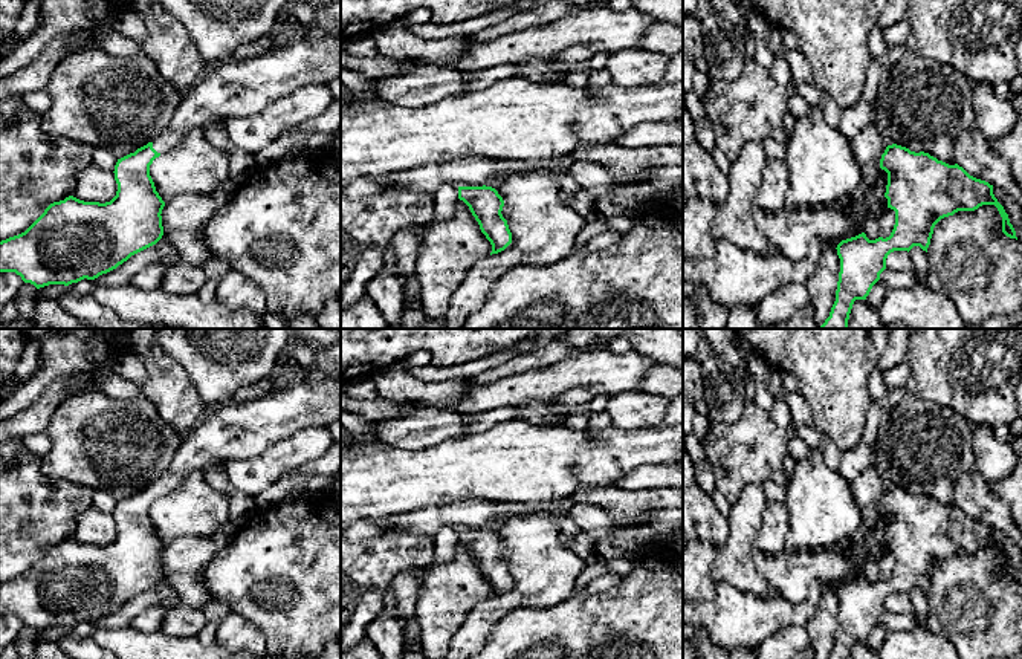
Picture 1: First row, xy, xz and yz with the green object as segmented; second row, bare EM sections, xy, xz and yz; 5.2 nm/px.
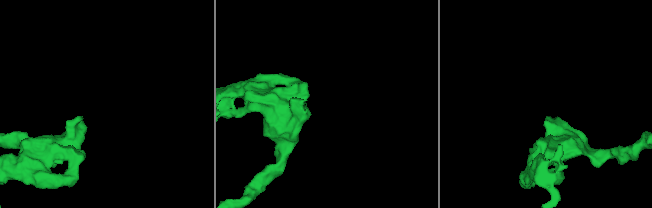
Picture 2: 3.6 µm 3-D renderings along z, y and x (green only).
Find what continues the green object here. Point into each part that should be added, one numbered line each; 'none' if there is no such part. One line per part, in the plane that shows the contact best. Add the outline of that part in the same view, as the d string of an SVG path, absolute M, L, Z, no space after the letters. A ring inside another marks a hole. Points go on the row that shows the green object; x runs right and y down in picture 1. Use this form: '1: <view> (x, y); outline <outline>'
1: xy (232, 89); outline M341 35L316 43L295 37L290 44L257 58L211 66L183 92L171 122L153 141L153 148L163 154L208 119L255 115L301 86L328 86L339 76Z

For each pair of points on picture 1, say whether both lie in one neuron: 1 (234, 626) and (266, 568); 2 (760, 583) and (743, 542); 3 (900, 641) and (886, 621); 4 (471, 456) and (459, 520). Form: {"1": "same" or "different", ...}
{"1": "different", "2": "same", "3": "different", "4": "different"}

